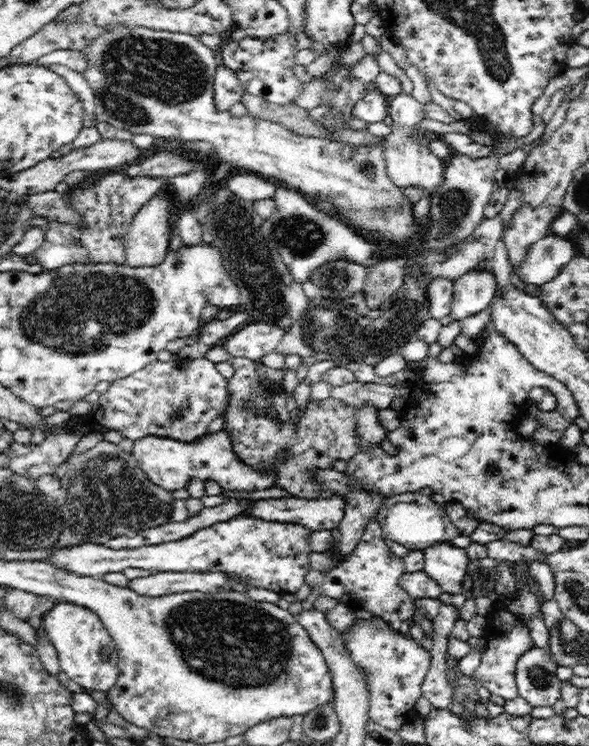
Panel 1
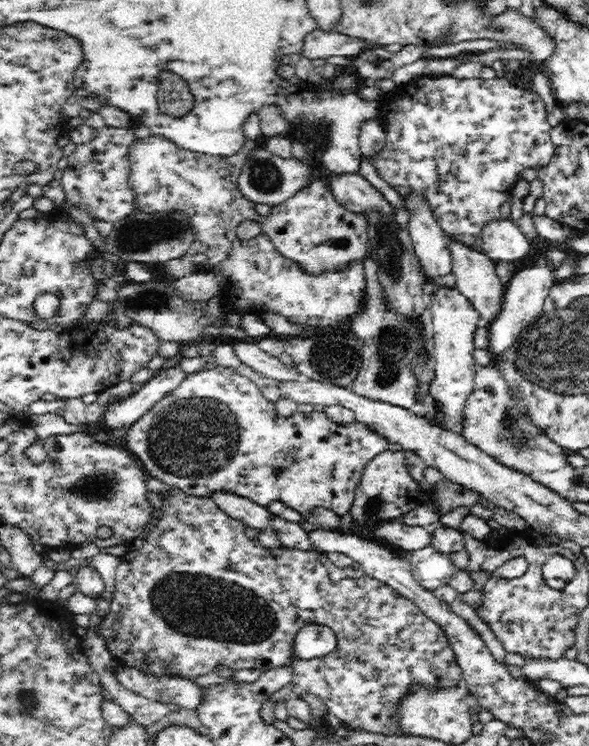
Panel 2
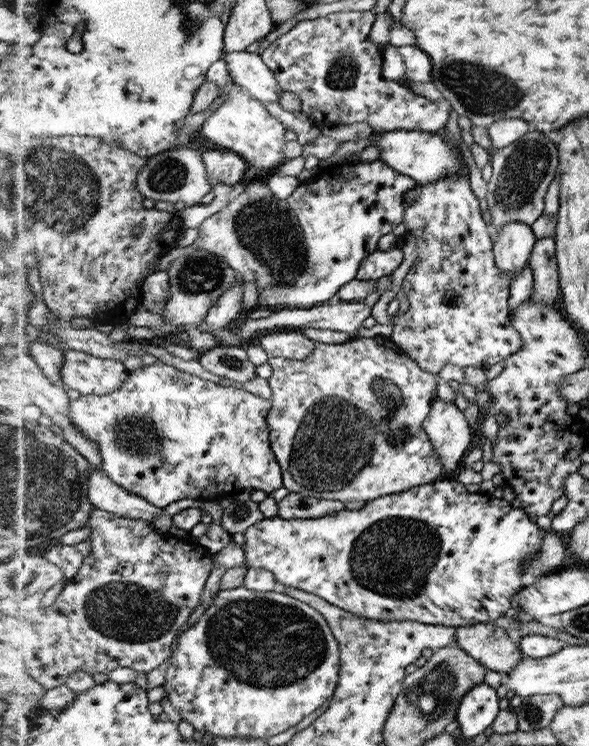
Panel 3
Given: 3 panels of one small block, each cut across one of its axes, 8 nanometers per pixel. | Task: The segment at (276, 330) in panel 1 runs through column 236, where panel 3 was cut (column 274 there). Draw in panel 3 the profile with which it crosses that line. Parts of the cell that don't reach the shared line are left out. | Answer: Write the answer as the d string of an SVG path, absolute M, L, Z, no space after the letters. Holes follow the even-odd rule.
M281 330L272 332L272 334L262 334L258 342L269 357L287 358L288 360L304 360L312 354L316 347L316 343L301 331Z

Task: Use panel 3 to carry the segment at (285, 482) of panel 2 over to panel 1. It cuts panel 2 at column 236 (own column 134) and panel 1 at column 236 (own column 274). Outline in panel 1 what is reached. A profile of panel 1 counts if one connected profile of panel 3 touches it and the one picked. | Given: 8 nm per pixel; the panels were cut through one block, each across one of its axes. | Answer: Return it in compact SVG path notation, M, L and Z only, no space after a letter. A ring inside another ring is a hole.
M223 429L211 435L202 435L190 443L172 438L144 437L134 441L131 454L153 483L170 491L185 488L191 478L214 480L223 490L240 492L276 487L277 474L271 470L256 470L246 466L232 451L230 436Z

